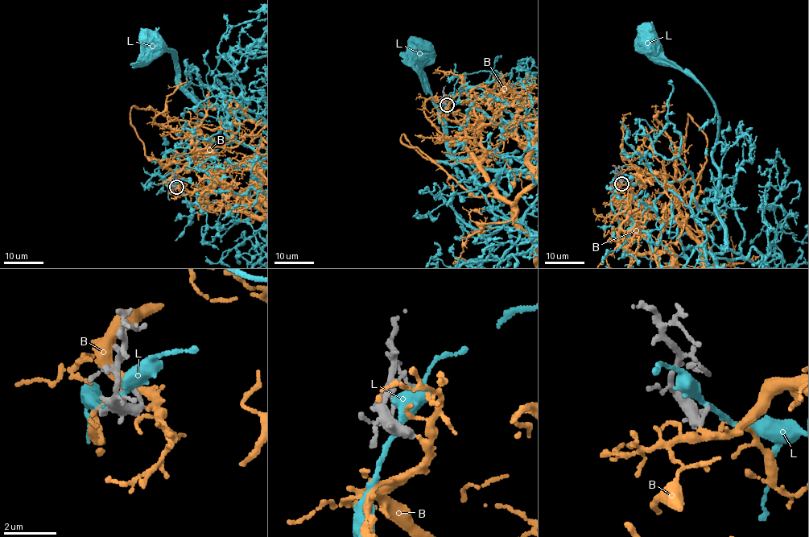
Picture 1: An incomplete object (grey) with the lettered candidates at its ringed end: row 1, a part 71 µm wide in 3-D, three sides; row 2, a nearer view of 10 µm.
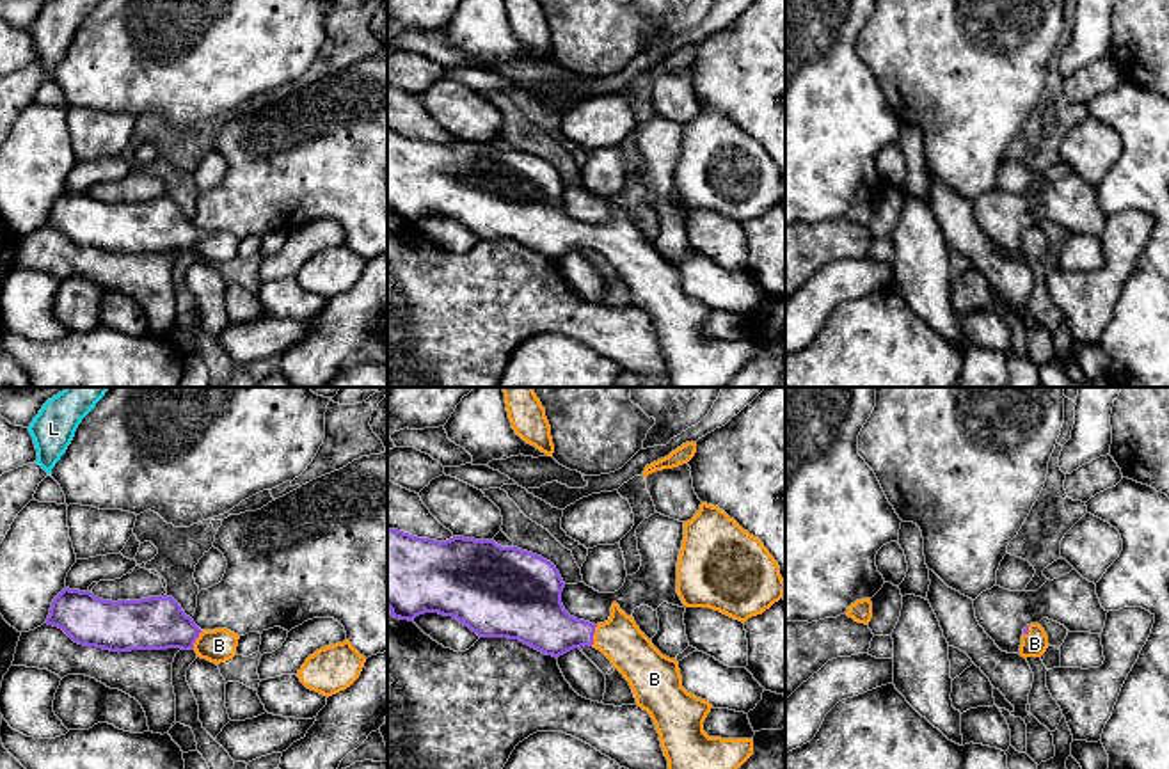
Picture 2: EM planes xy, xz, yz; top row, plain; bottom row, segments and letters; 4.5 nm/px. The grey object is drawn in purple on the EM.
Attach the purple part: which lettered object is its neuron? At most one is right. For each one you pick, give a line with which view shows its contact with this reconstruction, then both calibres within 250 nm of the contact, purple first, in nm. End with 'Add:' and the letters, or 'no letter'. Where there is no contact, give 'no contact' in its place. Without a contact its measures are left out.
B: xz | 240/200 nm
Add: B

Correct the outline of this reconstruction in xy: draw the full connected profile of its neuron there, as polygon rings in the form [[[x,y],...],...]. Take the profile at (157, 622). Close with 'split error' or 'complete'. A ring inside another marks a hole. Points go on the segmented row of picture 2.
[[[64,588],[46,623],[84,646],[110,652],[194,648],[197,657],[215,664],[233,659],[240,639],[227,629],[201,630],[167,595],[112,602]]] | split error

